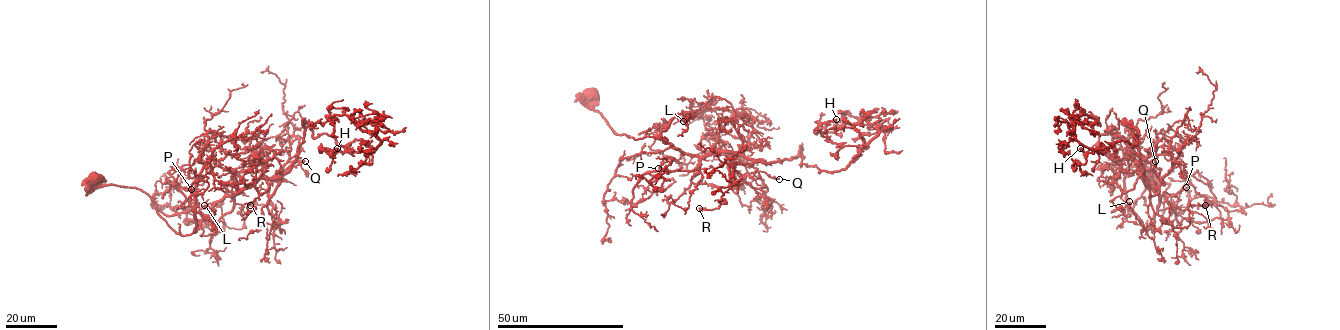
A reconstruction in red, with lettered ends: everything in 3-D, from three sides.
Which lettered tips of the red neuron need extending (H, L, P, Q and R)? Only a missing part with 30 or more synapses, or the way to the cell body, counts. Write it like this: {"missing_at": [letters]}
{"missing_at": []}

